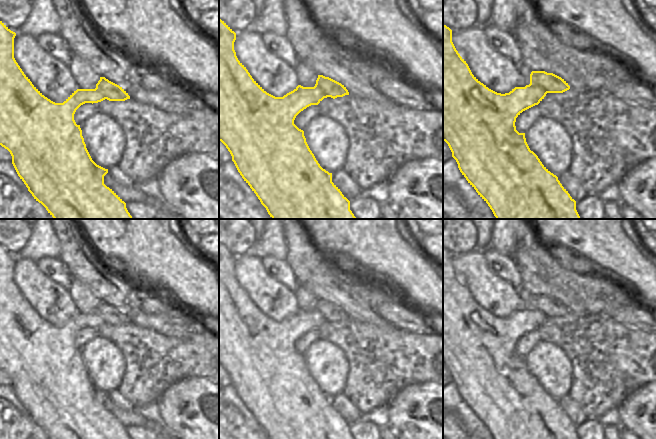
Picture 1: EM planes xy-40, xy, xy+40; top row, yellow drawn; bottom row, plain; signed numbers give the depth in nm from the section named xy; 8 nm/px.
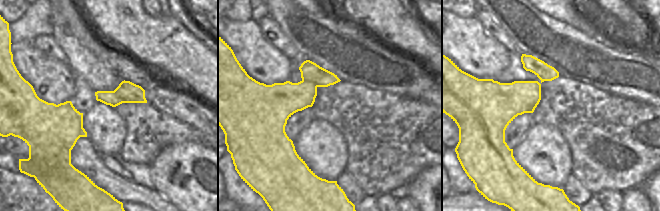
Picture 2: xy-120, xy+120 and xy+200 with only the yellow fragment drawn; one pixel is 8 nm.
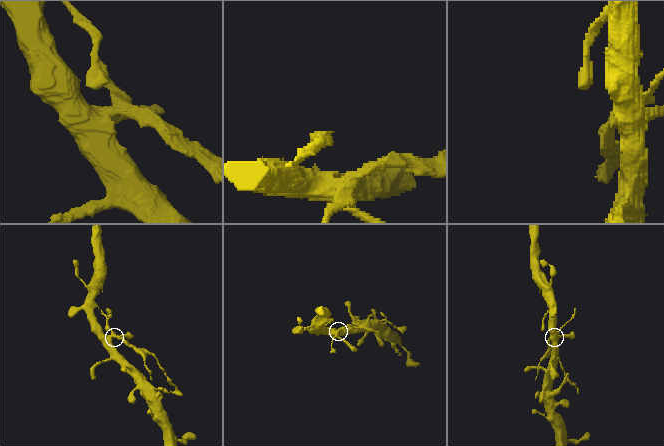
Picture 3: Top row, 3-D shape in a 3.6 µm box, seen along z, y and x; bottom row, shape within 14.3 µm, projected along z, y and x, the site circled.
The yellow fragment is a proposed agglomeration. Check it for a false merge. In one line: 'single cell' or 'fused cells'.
fused cells

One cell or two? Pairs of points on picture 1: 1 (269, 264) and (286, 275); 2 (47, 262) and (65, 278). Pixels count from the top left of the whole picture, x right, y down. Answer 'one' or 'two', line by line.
1: one
2: one

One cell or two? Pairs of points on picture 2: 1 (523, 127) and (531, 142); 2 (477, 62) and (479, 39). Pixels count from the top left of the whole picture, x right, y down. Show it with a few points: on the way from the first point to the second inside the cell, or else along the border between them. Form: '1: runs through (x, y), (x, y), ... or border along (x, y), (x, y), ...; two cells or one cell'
1: border along (533, 123), (523, 139), (513, 149); two cells
2: runs through (477, 56), (477, 45); one cell

